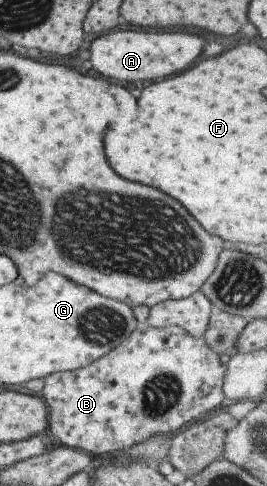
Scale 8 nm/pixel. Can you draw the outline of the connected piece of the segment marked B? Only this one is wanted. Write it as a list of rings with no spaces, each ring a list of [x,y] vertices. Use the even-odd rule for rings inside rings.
[[[137,322],[135,330],[101,358],[86,367],[51,373],[43,379],[48,430],[63,446],[82,450],[96,459],[116,454],[130,445],[137,446],[155,435],[175,434],[192,421],[222,407],[226,366],[217,355],[202,338],[192,337],[179,327],[158,329]]]

